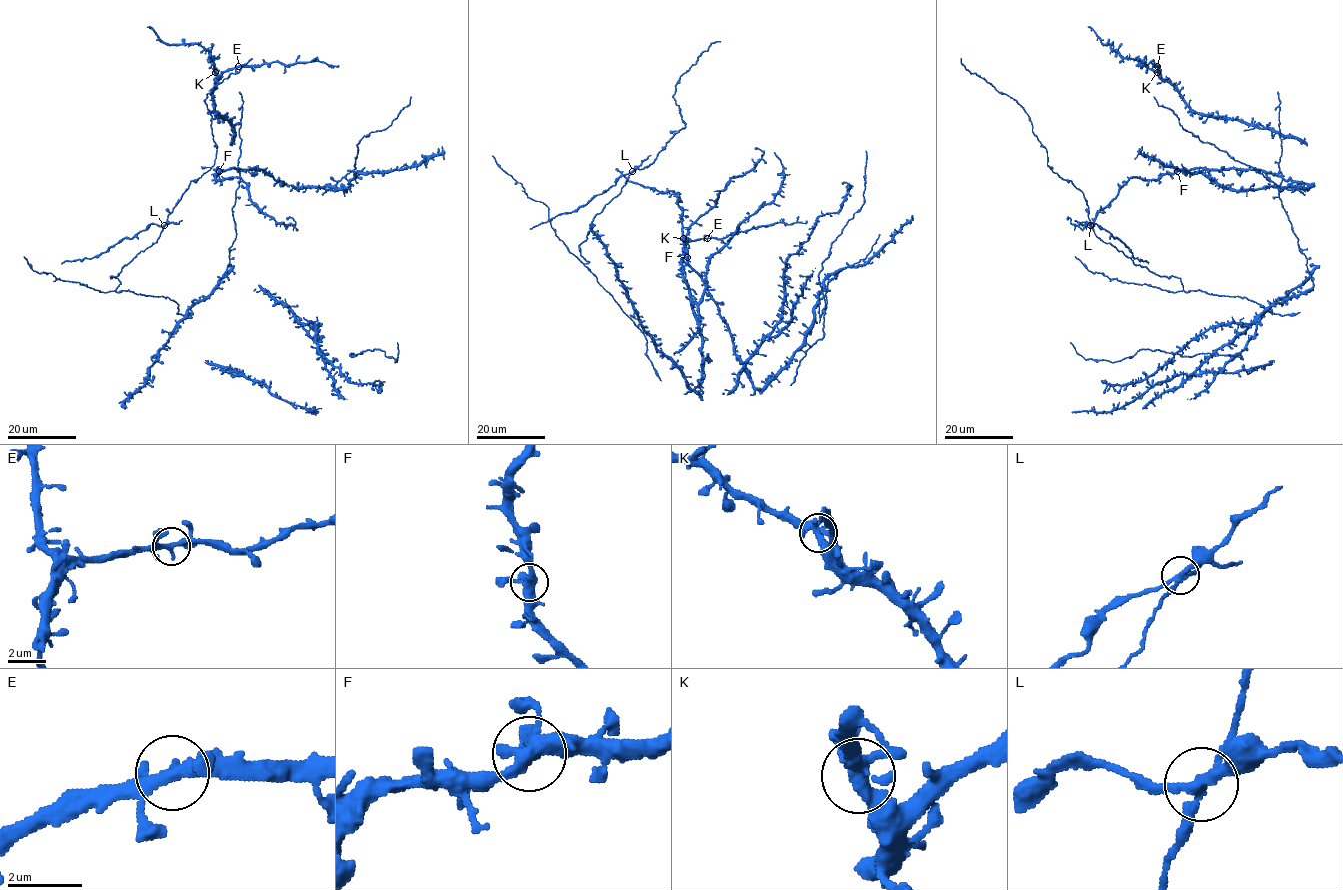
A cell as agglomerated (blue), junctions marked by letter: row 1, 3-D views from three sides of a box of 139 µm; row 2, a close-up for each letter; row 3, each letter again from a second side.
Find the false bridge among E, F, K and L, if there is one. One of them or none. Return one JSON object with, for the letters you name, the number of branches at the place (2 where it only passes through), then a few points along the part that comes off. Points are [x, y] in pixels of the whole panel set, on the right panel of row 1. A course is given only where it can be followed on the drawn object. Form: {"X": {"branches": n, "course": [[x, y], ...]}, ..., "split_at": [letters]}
{"L": {"branches": 4, "course": [[1090, 225], [1096, 224], [1107, 230], [1134, 258], [1148, 263]]}, "split_at": ["L"]}

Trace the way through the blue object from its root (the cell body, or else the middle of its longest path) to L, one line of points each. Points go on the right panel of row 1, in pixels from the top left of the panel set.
L: (1265, 309), (1239, 296), (1185, 292), (1179, 278), (1159, 276), (1136, 265), (1102, 242), (1090, 225)

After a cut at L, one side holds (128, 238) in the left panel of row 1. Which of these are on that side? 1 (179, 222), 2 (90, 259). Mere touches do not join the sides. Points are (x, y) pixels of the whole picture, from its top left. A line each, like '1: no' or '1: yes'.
1: yes
2: yes

